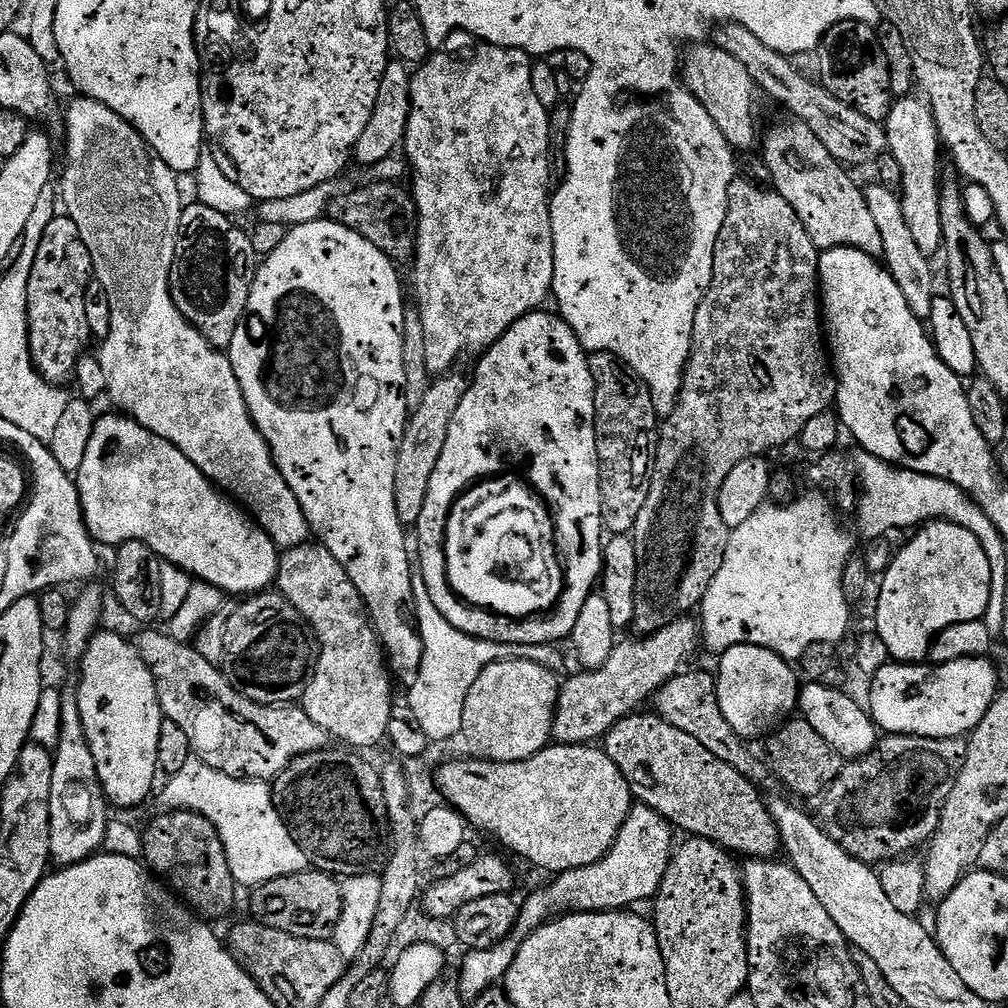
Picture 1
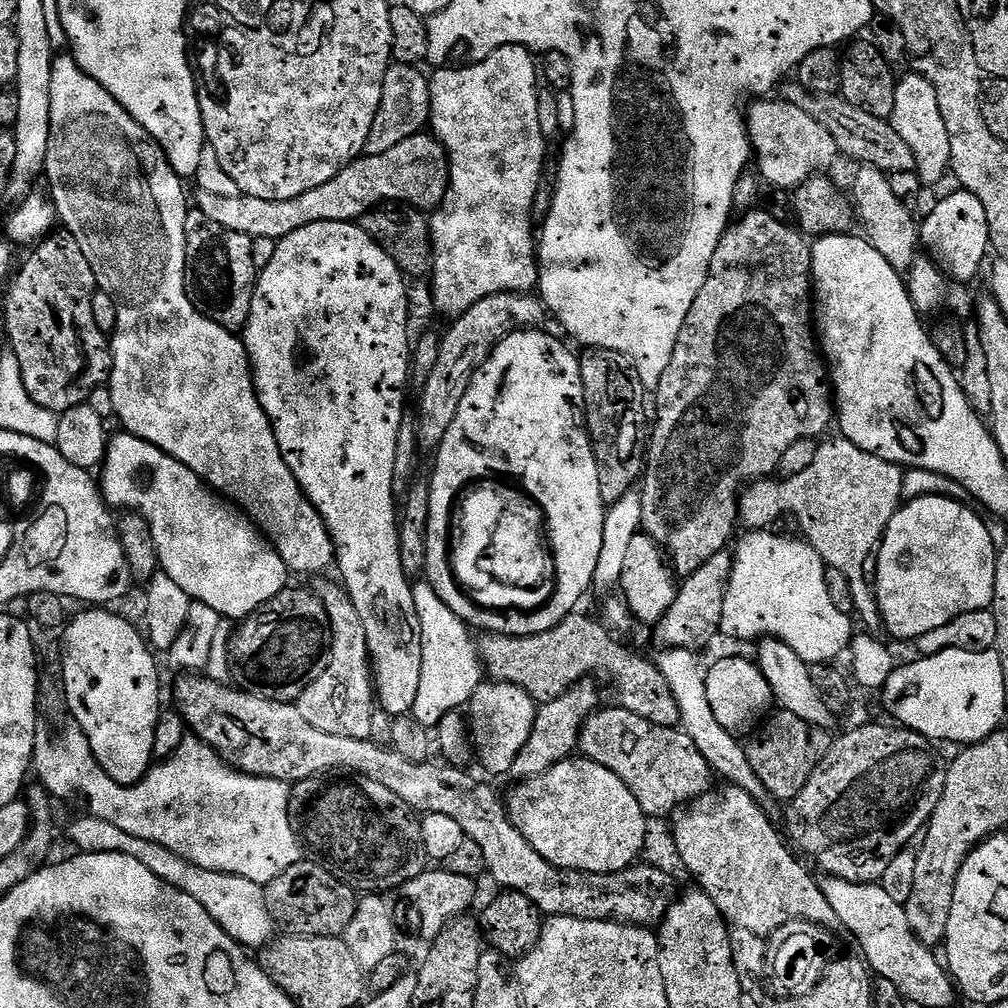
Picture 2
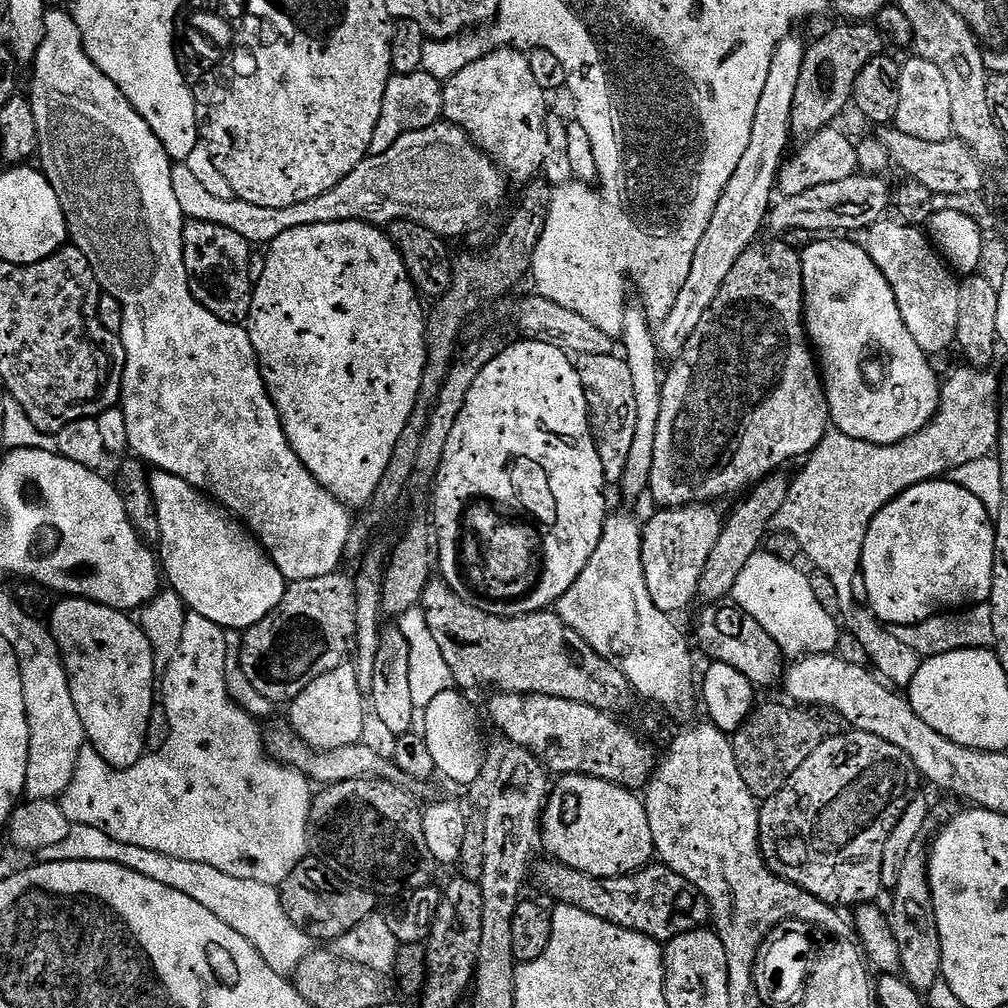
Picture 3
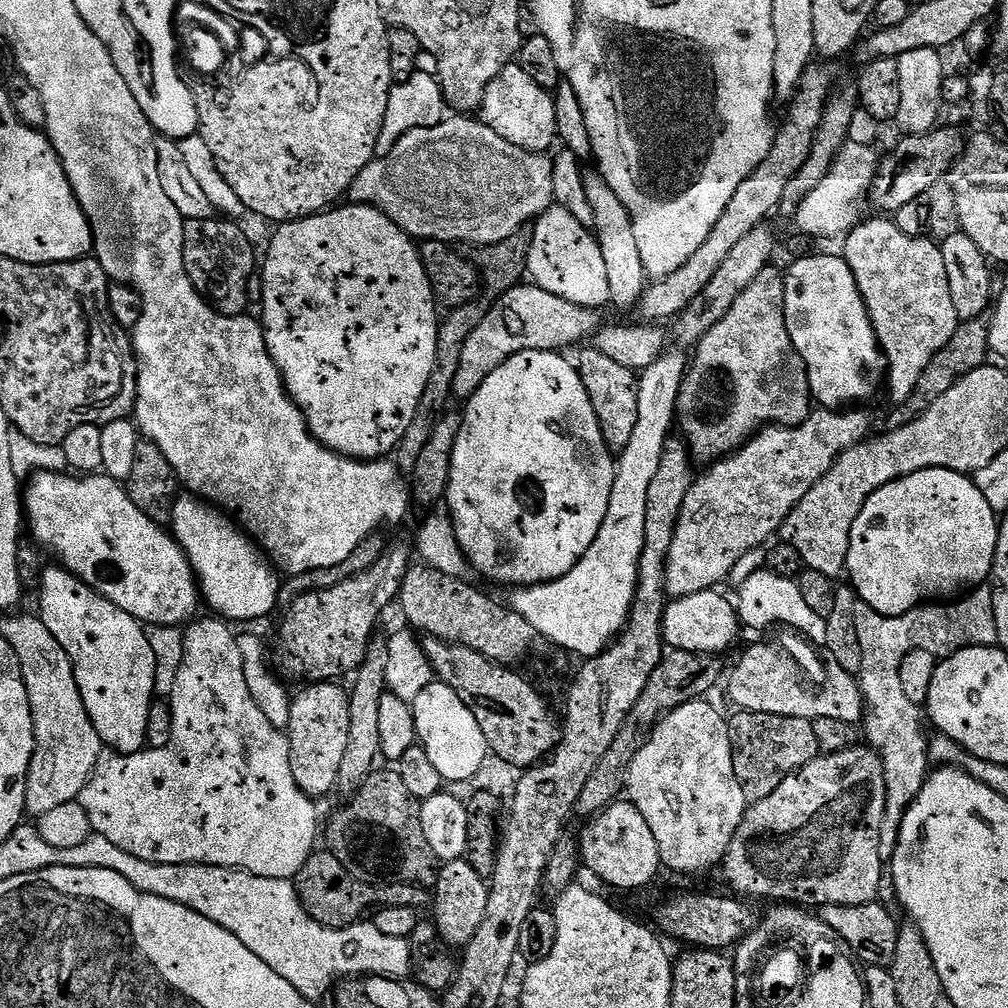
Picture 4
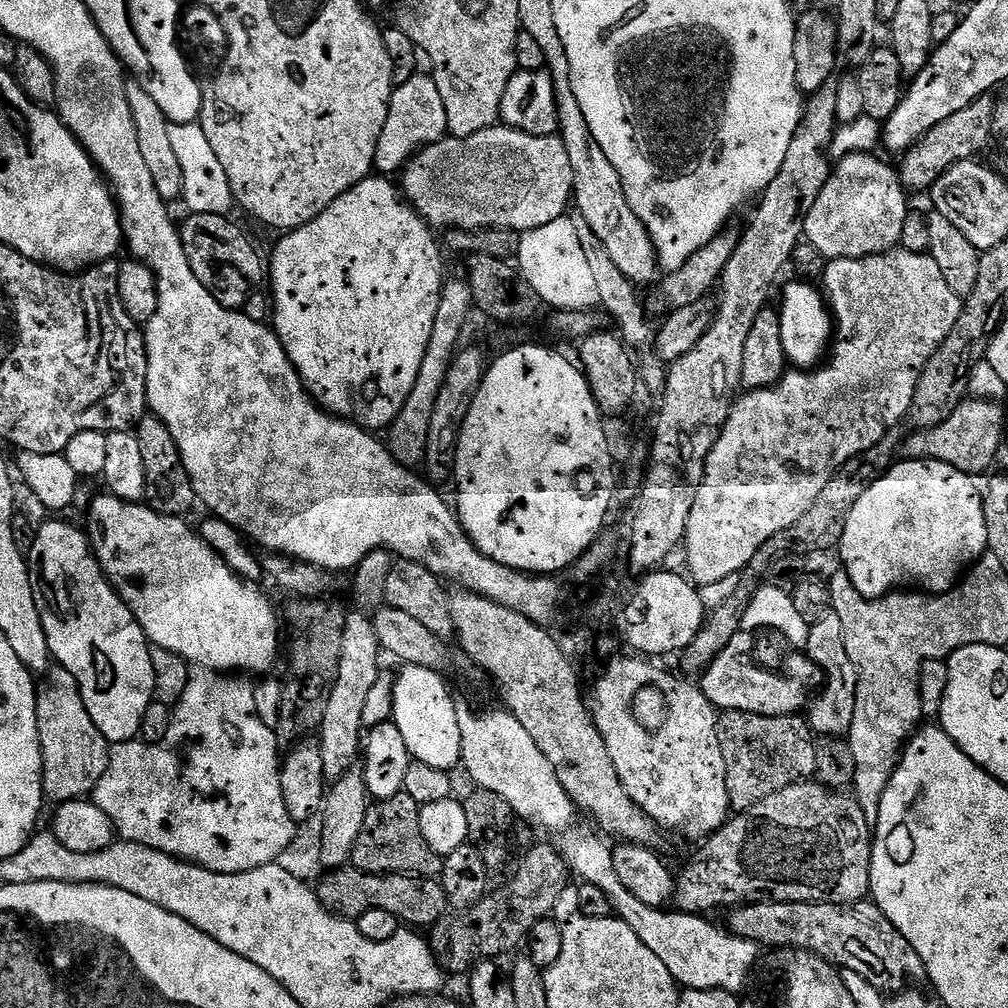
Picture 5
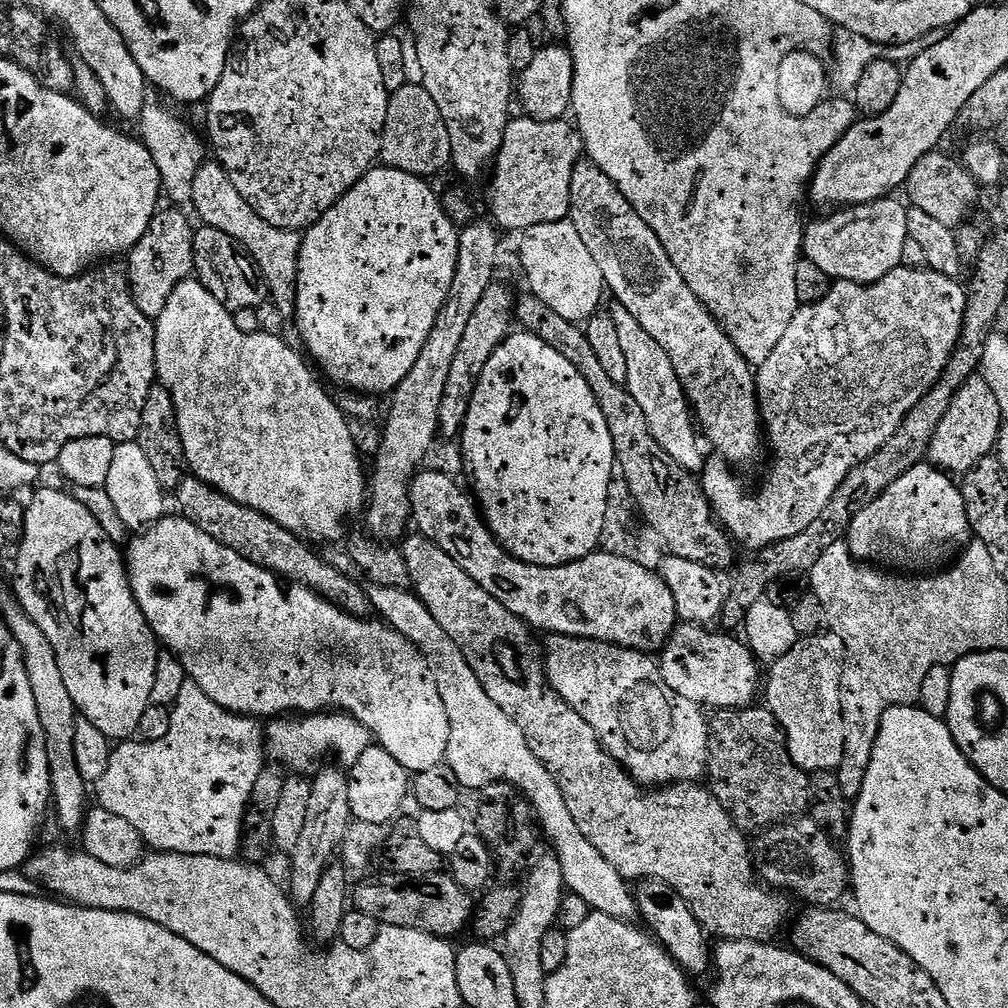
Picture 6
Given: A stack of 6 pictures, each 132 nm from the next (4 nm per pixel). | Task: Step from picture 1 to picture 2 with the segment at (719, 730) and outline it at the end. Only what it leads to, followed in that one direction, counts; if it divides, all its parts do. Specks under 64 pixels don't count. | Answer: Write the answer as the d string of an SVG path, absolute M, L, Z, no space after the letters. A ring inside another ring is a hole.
M577 610L571 612L566 619L562 622L558 622L558 626L554 626L550 630L546 630L542 634L534 634L533 636L498 636L495 634L488 634L483 637L484 641L481 639L478 644L478 651L480 653L480 658L482 661L482 668L485 673L488 672L493 681L503 682L506 684L516 684L520 688L525 688L527 692L530 693L532 699L536 701L537 705L549 704L554 698L558 698L562 694L566 694L570 689L572 689L576 684L587 681L589 678L596 678L592 676L612 676L612 684L616 687L616 696L618 699L619 707L630 710L634 714L638 714L638 718L646 718L646 722L654 722L658 726L666 726L667 728L675 728L680 724L680 707L678 702L674 702L674 694L670 690L670 686L666 682L666 678L662 678L662 674L658 669L656 669L655 663L651 659L643 660L636 652L631 652L624 644L619 644L616 640L611 640L608 635L610 635L609 629L605 627L599 619L591 620L588 616L583 616L583 611Z

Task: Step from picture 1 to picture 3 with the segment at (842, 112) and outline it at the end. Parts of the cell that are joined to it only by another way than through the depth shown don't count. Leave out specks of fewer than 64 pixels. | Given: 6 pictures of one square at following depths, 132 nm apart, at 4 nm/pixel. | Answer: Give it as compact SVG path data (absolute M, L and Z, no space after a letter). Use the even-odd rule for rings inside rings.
M895 126L879 129L878 138L886 148L886 154L893 165L905 172L909 181L926 186L936 198L942 196L964 196L981 191L984 184L985 165L968 149L961 140L951 138L942 142L922 141L913 135L904 134Z

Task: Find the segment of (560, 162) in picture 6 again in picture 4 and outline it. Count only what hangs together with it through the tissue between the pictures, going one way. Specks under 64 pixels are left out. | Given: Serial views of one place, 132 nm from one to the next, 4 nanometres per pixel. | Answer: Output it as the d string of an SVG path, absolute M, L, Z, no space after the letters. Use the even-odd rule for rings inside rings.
M456 114L451 118L429 128L410 130L400 137L390 154L375 157L360 171L358 178L354 178L346 193L347 199L353 204L377 208L417 241L440 240L449 246L497 244L510 238L510 234L527 229L547 208L553 207L551 155L522 150L522 146L506 142L502 134L490 130L490 126L471 115Z

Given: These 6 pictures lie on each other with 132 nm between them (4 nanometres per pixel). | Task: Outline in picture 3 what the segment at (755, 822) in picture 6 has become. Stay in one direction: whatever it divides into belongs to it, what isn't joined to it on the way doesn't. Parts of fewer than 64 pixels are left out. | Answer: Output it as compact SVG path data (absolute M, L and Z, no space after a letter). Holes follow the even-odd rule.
M787 703L762 704L731 737L738 774L742 774L742 782L746 782L748 789L760 802L778 794L782 786L790 782L790 774L794 774L794 770L798 770L798 766L802 766L802 762L806 762L806 758L810 758L810 754L818 750L821 740L825 739L811 711Z

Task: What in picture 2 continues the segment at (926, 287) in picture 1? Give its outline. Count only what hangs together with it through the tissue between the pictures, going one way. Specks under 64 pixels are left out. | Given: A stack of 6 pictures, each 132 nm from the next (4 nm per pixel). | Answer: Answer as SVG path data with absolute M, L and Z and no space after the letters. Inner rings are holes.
M860 166L855 170L857 172L852 180L850 199L859 223L860 220L864 223L863 235L874 246L874 250L878 250L878 254L882 254L882 258L886 258L886 262L894 266L896 272L907 273L912 263L918 258L916 248L921 247L917 218L915 220L912 217L912 212L908 209L909 205L894 194L894 187L890 186L888 181L889 173L867 166Z

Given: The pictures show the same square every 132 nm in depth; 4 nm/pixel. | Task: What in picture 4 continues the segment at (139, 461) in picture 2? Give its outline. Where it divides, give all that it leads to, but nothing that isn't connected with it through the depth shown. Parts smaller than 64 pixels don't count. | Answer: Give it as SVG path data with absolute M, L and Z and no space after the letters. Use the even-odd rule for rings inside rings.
M192 494L177 495L170 521L170 532L176 537L179 551L183 552L185 560L190 562L195 579L198 581L198 591L203 603L209 604L216 611L213 613L217 617L228 622L260 620L278 608L282 580L277 569L273 567L256 541L243 531L239 524L229 519L221 509L211 503L201 502Z

